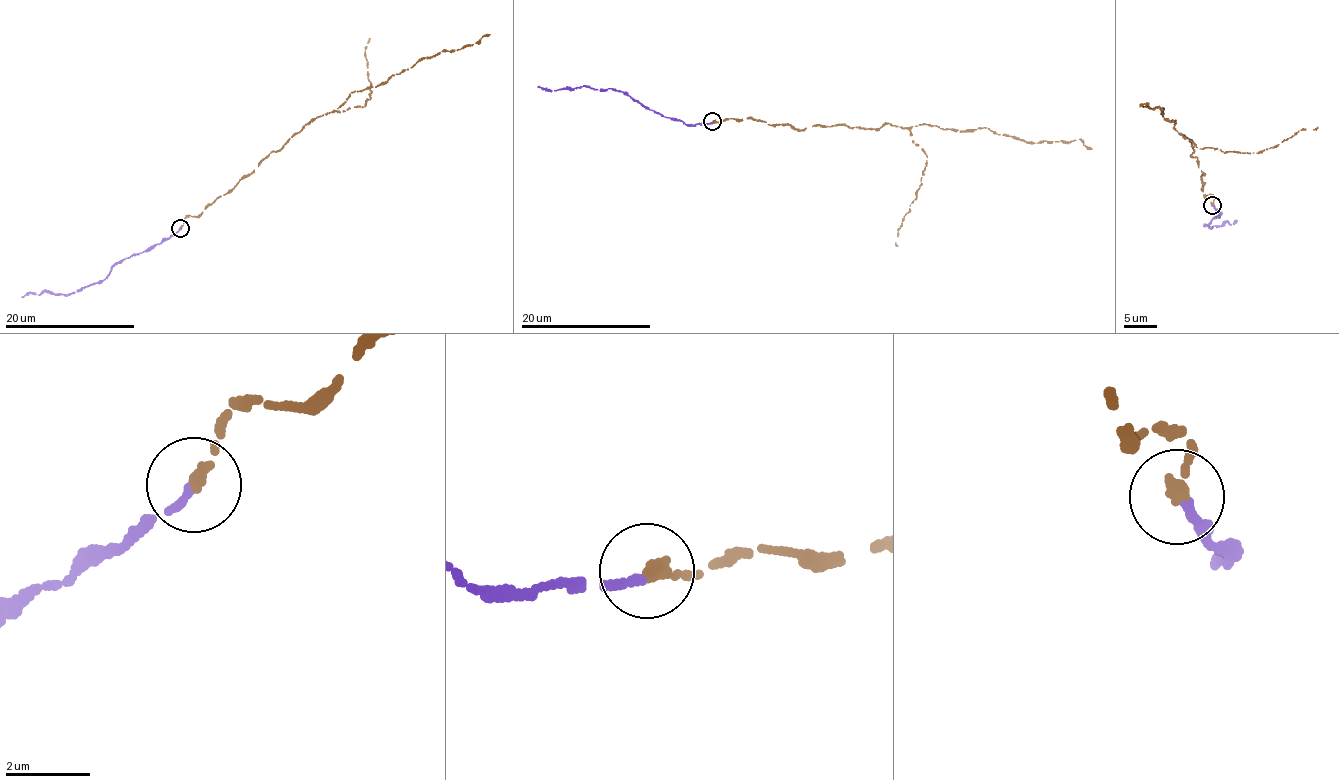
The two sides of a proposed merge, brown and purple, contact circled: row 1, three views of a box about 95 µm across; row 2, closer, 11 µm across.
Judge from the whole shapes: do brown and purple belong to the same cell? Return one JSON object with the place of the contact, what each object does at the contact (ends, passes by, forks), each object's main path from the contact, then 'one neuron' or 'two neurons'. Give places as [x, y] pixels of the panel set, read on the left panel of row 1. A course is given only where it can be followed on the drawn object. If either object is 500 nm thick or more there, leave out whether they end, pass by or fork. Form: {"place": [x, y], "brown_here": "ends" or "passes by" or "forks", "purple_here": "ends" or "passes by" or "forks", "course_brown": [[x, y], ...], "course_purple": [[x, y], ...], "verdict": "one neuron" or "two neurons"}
{"place": [180, 228], "brown_here": "ends", "purple_here": "ends", "course_brown": [[180, 228], [185, 217], [196, 217], [351, 92], [377, 87], [424, 57], [457, 50], [489, 34]], "course_purple": [[180, 229], [162, 241], [121, 259], [100, 281], [77, 292], [27, 292], [21, 297]], "verdict": "one neuron"}

